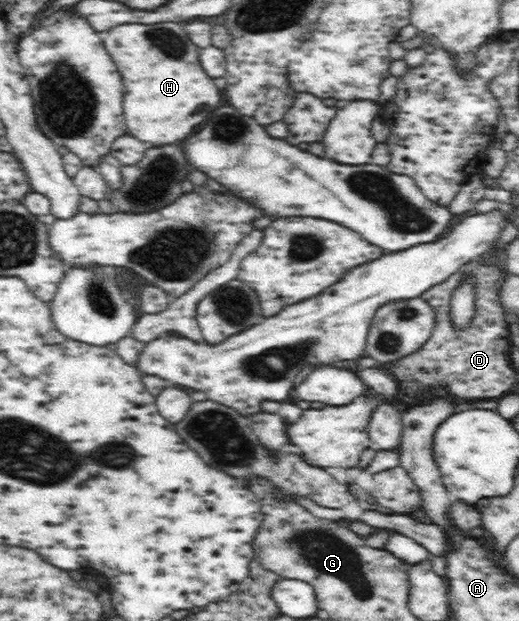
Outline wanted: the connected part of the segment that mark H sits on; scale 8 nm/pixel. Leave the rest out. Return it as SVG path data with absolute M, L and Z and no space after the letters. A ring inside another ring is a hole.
M164 22L154 26L116 26L104 32L104 46L122 74L126 90L122 104L124 118L128 132L138 140L154 146L181 145L184 138L188 138L196 126L208 120L216 106L220 106L218 86L204 72L204 68L200 68L200 48L188 40L188 34L180 22ZM174 54L182 56L176 58Z

